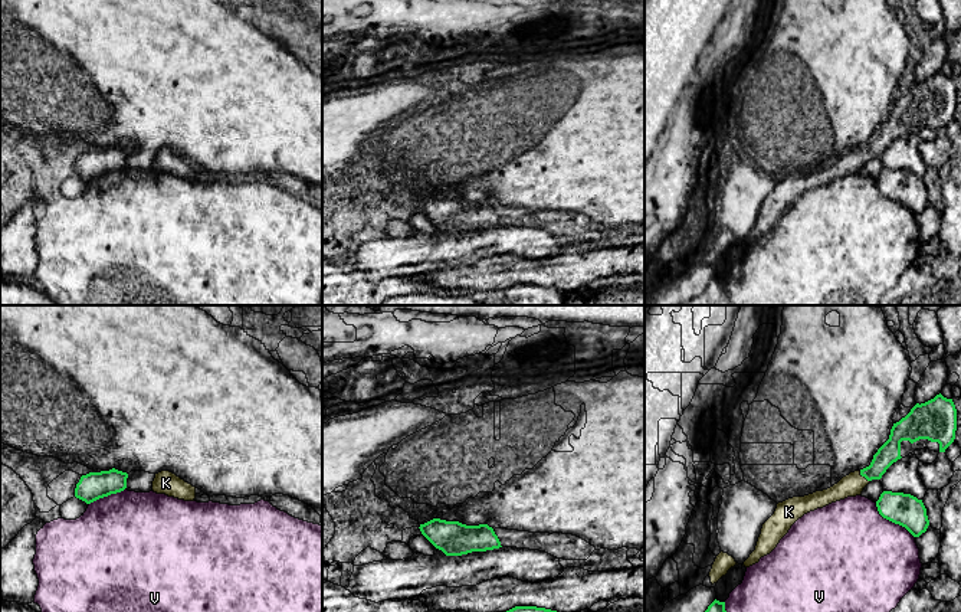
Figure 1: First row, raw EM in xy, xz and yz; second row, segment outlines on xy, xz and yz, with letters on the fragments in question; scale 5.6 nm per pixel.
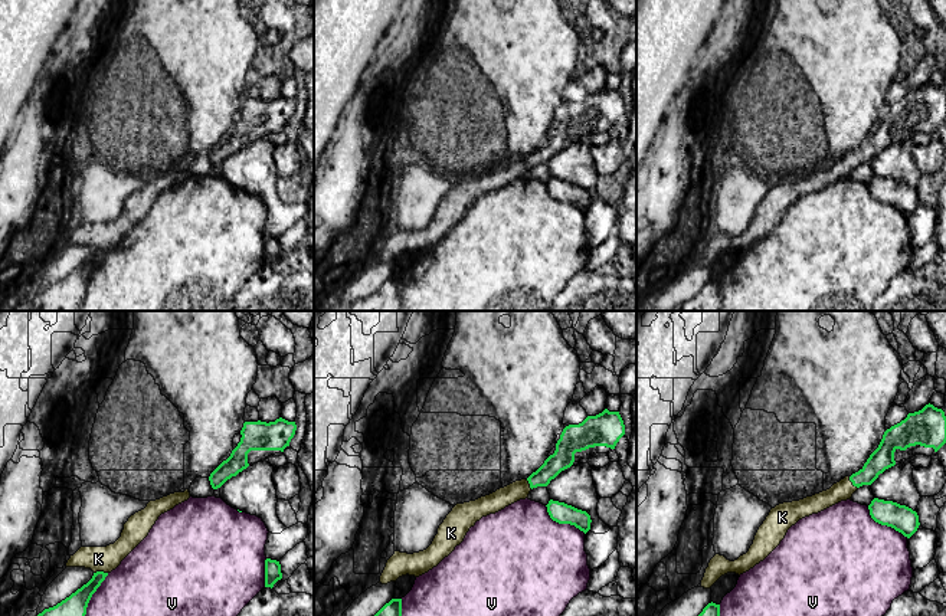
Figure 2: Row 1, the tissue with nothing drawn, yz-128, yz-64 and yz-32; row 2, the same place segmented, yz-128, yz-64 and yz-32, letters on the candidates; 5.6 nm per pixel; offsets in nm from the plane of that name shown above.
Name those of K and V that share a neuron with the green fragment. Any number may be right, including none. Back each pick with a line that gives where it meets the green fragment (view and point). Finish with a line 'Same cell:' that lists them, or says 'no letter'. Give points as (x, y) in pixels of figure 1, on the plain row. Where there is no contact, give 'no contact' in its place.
K: meets green in yz at (863, 153)
Same cell: K

